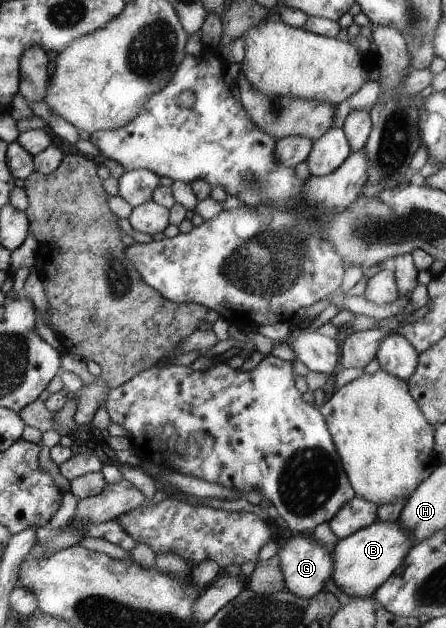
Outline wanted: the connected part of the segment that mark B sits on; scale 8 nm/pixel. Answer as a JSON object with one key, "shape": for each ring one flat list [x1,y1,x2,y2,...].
{"shape":[[375,520,371,525,358,529,351,536,337,540,332,547,332,575,336,587,351,598,369,597,392,575,411,547,408,531,405,532,398,521]]}

